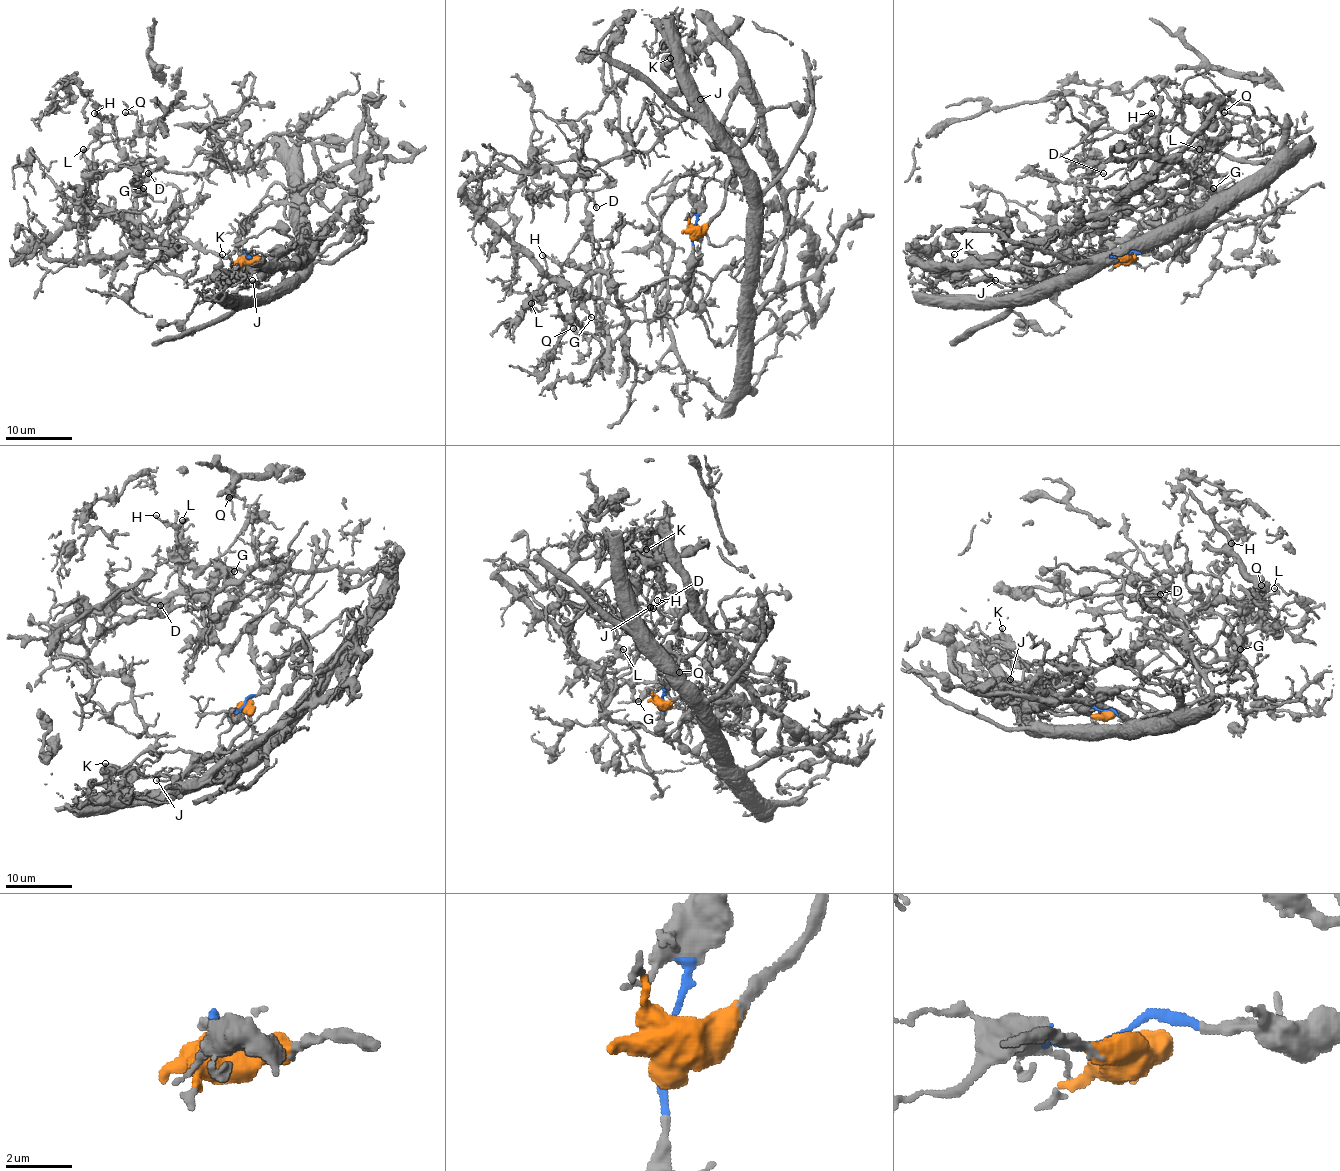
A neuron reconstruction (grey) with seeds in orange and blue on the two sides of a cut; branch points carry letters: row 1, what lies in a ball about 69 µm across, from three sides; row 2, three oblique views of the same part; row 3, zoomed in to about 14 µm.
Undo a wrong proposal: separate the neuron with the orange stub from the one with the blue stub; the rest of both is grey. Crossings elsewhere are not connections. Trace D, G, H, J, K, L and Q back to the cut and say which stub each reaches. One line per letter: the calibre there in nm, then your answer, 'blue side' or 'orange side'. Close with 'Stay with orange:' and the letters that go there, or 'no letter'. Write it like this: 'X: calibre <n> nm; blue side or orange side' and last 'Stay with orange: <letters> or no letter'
D: calibre 100 nm; blue side
G: calibre 130 nm; blue side
H: calibre 170 nm; blue side
J: calibre 110 nm; orange side
K: calibre 160 nm; orange side
L: calibre 110 nm; blue side
Q: calibre 130 nm; blue side
Stay with orange: J, K

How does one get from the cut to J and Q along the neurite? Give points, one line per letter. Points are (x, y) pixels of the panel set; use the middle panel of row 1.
J: (693, 229), (722, 208), (733, 168), (733, 156), (695, 118), (707, 115), (700, 100)
Q: (693, 229), (683, 279), (620, 301), (593, 273), (583, 291), (597, 298), (597, 331), (573, 328)

